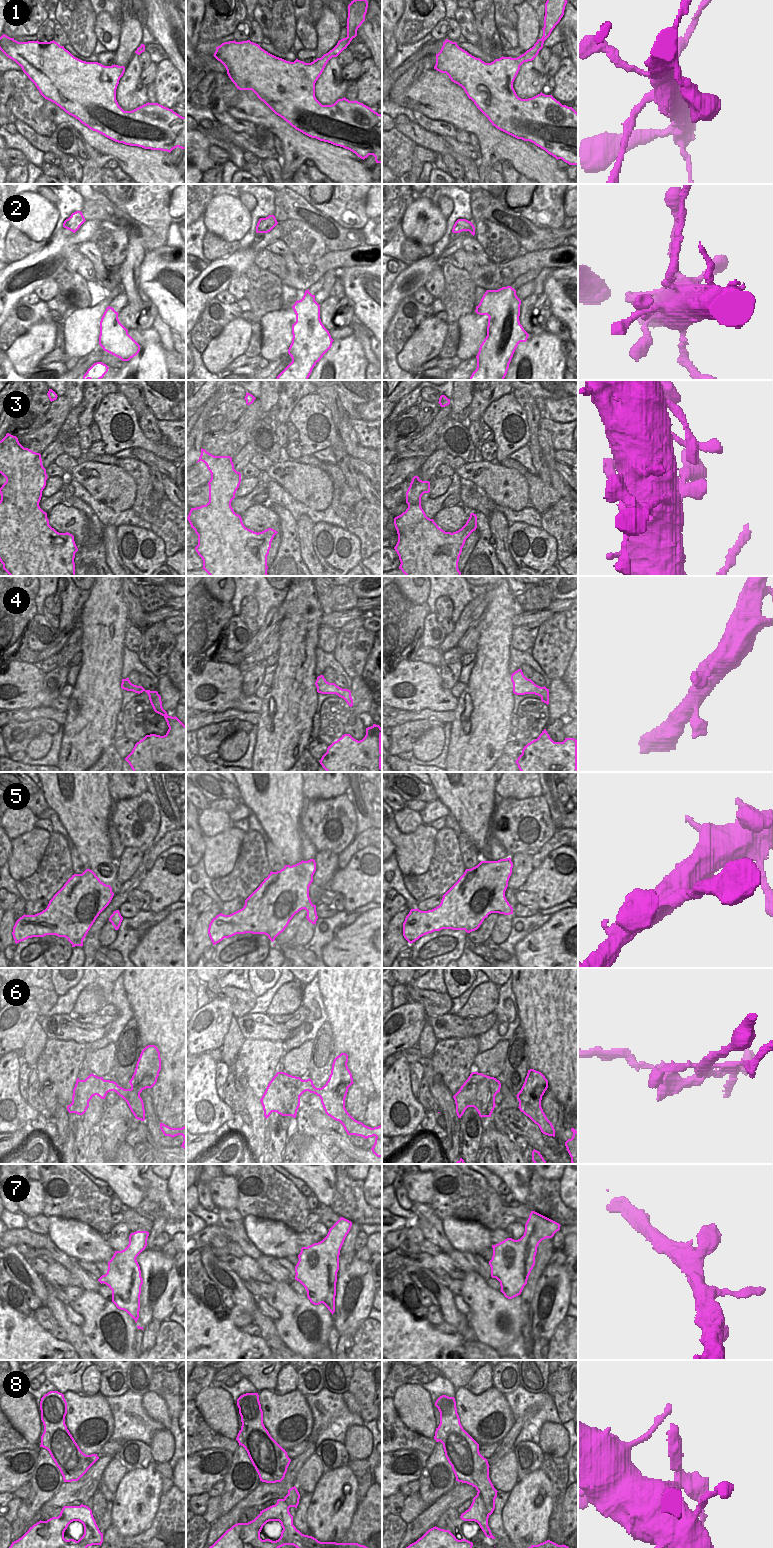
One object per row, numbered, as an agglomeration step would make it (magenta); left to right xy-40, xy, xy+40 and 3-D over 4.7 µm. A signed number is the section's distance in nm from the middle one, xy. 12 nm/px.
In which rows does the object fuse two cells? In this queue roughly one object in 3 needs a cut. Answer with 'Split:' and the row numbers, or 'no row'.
Split: 1, 2, 5, 6, 8

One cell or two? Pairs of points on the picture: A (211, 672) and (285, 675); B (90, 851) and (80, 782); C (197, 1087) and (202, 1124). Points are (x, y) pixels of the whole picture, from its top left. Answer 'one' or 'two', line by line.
A: two
B: one
C: one

